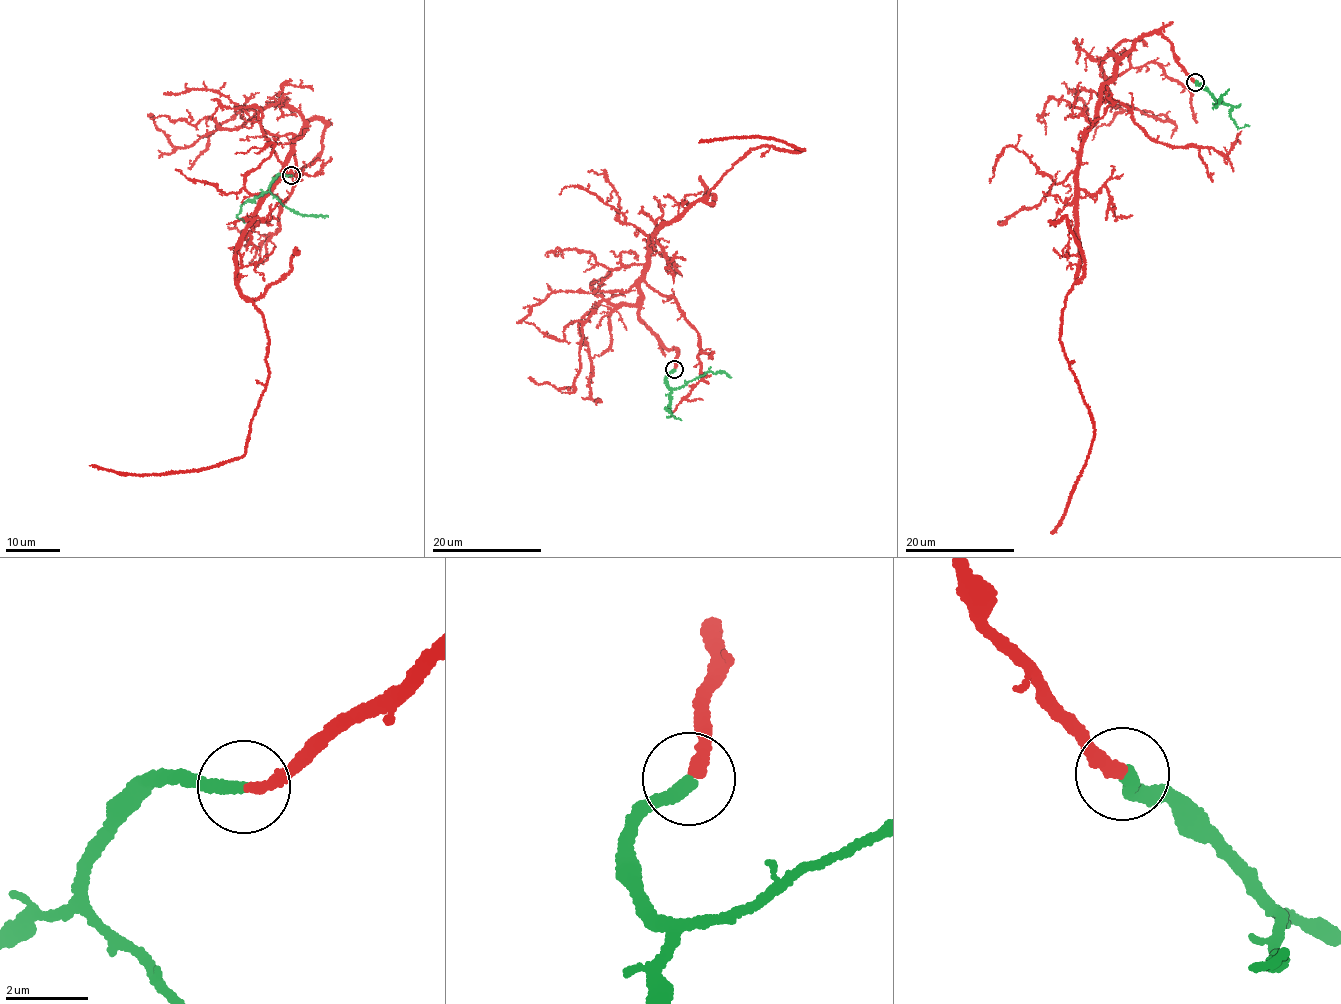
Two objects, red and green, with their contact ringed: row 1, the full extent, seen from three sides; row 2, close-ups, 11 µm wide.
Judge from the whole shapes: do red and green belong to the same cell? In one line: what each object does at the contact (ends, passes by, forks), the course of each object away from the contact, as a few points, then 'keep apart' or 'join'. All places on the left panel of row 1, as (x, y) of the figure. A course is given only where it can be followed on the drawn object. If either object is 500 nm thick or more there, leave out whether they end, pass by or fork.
red ends there; green ends there; red runs (291, 176), (321, 149), (318, 119), (237, 253), (239, 295), (268, 336), (245, 454), (161, 474), (89, 465); green runs (291, 176), (274, 178), (270, 192), (283, 205), (301, 214), (328, 215); join

